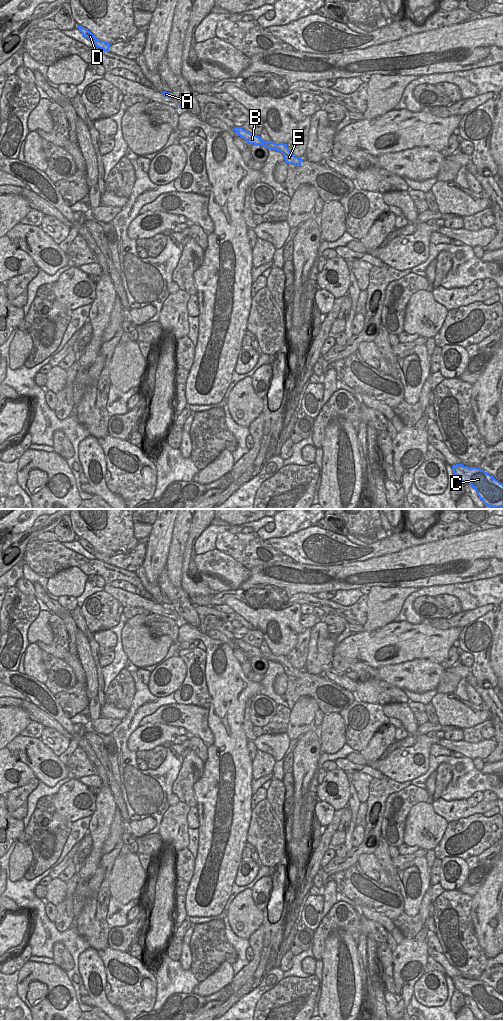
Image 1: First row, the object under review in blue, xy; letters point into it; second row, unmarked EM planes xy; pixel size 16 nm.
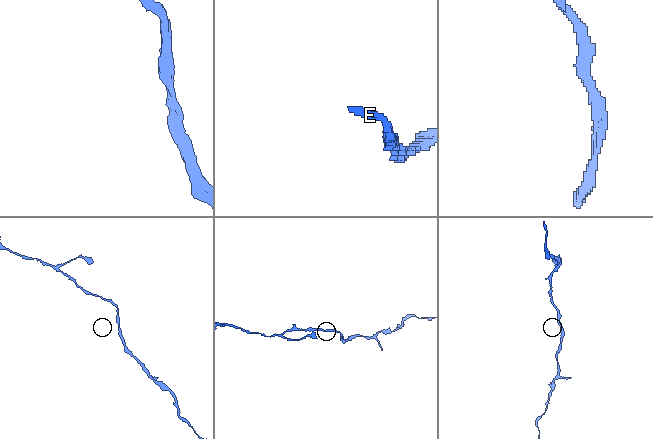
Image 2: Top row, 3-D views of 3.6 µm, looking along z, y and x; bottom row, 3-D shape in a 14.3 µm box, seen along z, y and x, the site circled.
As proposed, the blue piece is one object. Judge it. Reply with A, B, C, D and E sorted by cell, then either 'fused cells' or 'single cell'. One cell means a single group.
groups A B C D E; single cell

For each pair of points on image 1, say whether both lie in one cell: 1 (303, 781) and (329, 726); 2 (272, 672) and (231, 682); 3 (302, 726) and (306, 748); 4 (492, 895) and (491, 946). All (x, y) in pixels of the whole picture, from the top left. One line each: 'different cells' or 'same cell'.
1: different cells
2: different cells
3: different cells
4: same cell

